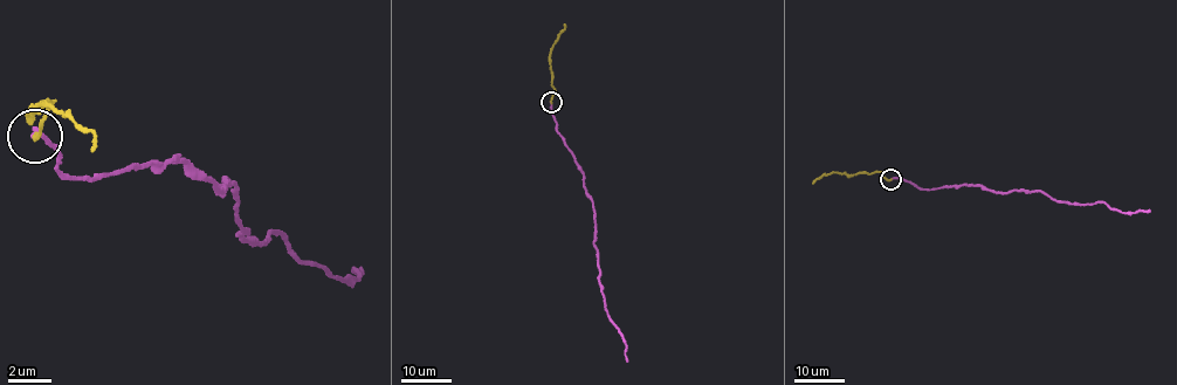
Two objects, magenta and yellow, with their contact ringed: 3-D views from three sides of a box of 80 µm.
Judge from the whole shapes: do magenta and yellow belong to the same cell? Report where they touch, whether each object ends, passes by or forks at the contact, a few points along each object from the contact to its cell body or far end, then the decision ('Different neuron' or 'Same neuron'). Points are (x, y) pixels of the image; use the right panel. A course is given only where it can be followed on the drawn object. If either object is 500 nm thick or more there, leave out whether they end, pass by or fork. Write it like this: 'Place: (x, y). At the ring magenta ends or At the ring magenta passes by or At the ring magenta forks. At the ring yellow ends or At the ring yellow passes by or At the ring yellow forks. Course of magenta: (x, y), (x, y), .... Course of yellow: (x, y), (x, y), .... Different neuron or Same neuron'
Place: (890, 179). At the ring magenta ends. At the ring yellow ends. Course of magenta: (890, 179), (936, 190), (964, 184), (995, 192), (1040, 191), (1057, 200), (1103, 201), (1126, 213), (1149, 212). Course of yellow: (890, 179), (879, 171), (824, 174), (812, 183). Same neuron

